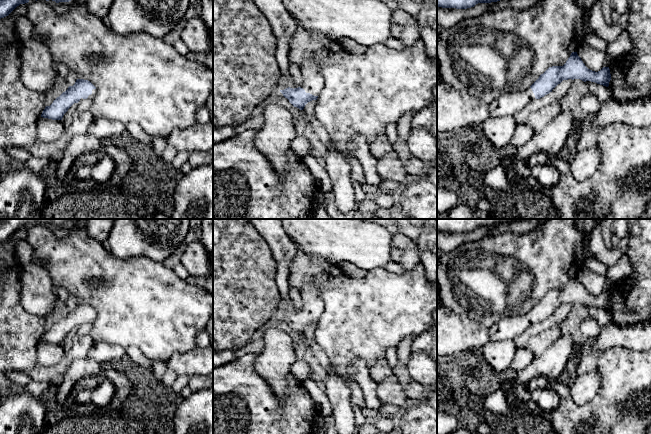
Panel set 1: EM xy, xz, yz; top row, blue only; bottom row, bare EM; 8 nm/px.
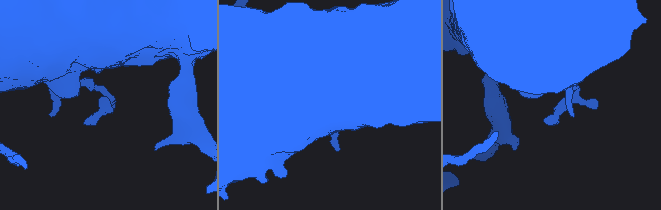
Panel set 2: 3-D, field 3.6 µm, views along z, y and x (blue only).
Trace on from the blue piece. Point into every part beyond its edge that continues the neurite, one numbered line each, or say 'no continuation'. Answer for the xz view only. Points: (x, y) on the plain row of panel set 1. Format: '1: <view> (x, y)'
1: xz (313, 306)

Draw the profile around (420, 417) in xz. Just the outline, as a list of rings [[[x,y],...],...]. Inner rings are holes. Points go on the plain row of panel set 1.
[[[437,389],[403,409],[399,428],[402,434],[437,434]]]

